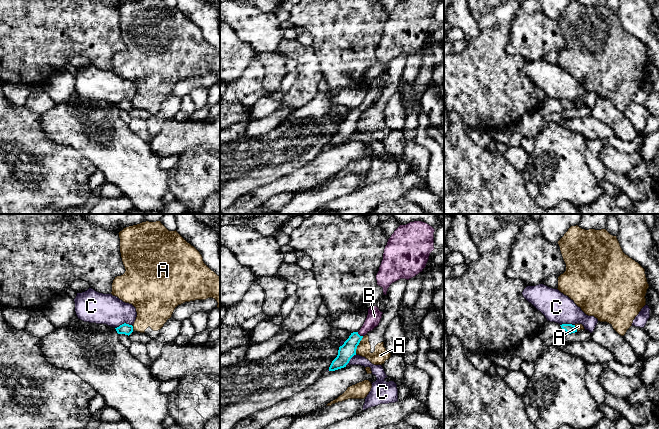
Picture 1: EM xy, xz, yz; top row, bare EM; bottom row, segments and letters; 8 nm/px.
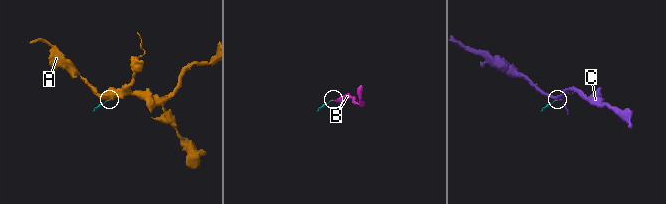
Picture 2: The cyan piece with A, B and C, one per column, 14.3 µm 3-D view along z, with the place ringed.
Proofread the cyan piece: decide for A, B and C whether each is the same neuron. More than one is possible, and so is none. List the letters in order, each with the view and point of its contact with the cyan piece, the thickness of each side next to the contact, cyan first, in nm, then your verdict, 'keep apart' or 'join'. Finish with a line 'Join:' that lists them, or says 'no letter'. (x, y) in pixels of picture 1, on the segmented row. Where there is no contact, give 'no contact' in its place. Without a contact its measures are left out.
A: meets cyan in xz at (358, 344); 120 nm thick on the cyan side, 120 nm on the other; keep apart
B: meets cyan in xz at (359, 335); 120 nm thick on the cyan side, 120 nm on the other; join
C: meets cyan in xy at (123, 324); 90 nm thick on the cyan side, 240 nm on the other; keep apart
Join: B

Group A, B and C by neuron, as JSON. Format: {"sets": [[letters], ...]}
{"sets": [["A"], ["B"], ["C"]]}

